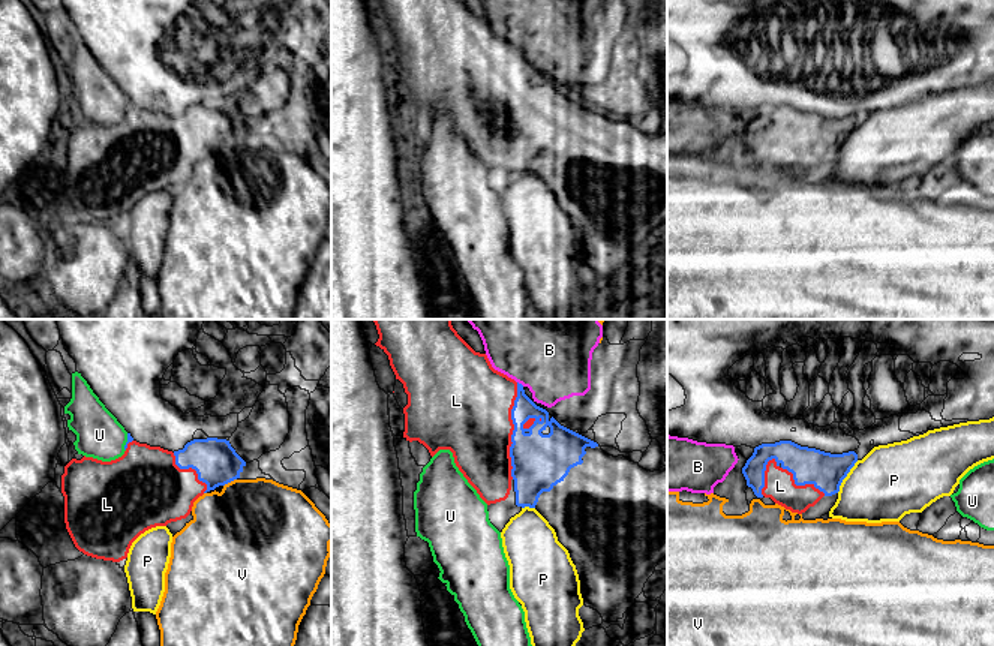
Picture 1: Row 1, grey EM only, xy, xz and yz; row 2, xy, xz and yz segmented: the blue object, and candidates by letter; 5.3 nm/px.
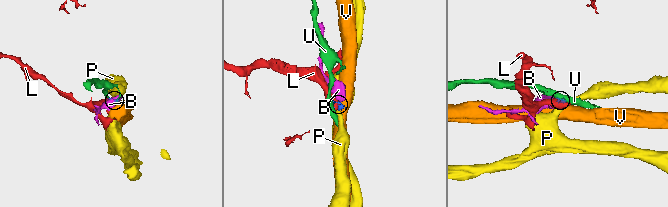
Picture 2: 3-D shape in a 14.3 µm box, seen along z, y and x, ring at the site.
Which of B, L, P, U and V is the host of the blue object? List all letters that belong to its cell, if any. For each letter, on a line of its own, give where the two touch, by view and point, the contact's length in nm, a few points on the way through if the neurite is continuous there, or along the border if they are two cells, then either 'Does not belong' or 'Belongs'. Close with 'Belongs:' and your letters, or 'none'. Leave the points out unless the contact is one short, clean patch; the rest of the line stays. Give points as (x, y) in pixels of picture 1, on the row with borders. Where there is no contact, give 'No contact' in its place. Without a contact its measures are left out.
B: Touches blue at xz (520, 384). Shared border 50 nm. Does not belong
L: Touches blue at xz (513, 430). Shared border 500 nm. Belongs
P: Touches blue at yz (846, 475). Shared border 200 nm. Boundary: yz (858, 460), (837, 492). Does not belong
U: Touches blue at xy (126, 442). Shared border 100 nm. Does not belong
V: Touches blue at xy (230, 481). Shared border 80 nm. Does not belong
Belongs: L

